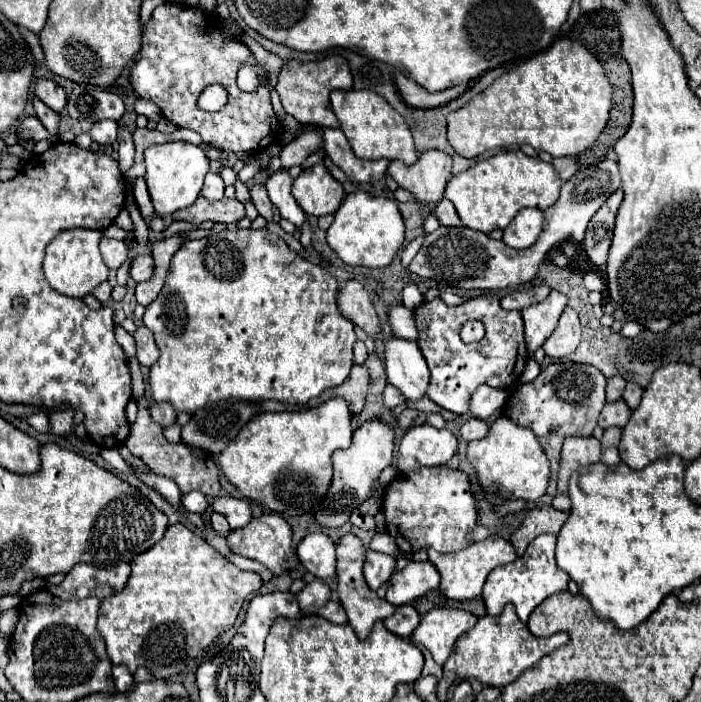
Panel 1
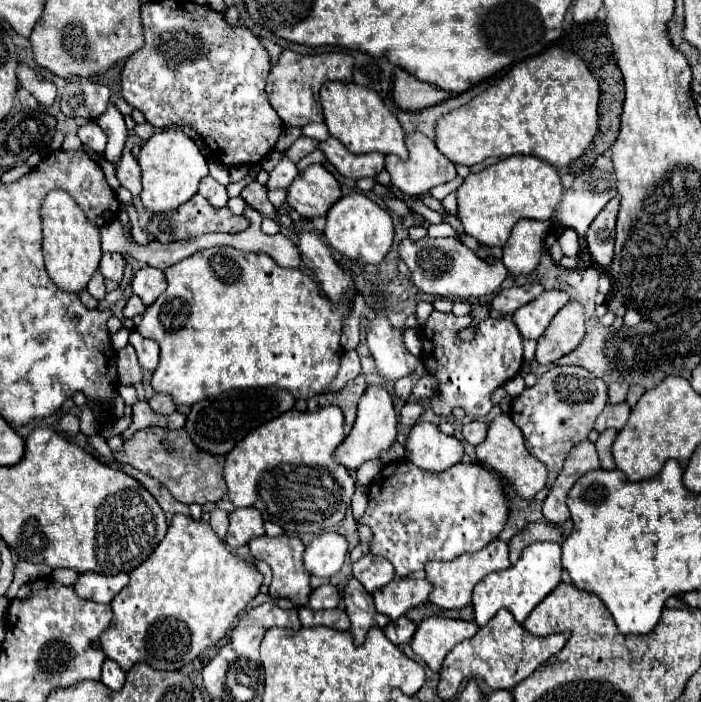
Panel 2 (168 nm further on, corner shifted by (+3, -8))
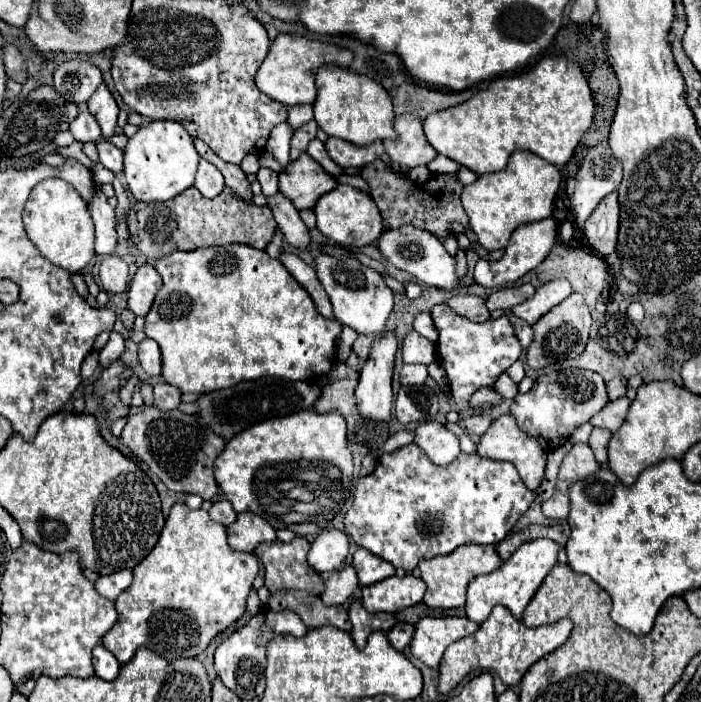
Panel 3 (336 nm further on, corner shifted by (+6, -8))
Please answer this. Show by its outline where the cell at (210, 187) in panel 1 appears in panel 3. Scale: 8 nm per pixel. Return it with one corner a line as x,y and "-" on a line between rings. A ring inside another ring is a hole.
201,158
199,162
199,170
197,170
197,178
195,178
195,188
205,194
205,198
215,198
223,192
225,188
225,180
223,180
223,174
213,166
209,164
207,160

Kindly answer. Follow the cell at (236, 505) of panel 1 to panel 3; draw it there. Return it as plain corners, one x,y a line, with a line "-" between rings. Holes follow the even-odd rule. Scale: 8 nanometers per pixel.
239,514
235,524
227,528
227,542
239,552
253,552
259,542
271,540
275,540
275,530
257,514

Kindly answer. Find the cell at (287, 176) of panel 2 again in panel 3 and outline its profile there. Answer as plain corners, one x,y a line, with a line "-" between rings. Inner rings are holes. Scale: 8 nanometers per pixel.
283,122
283,124
275,126
275,130
271,130
271,138
265,146
265,152
271,154
283,168
291,162
291,156
289,156
291,134
293,134
293,130
287,126
287,122

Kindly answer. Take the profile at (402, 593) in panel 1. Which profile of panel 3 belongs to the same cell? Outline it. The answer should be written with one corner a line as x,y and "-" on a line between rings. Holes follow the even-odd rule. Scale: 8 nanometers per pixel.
405,574
403,578
391,576
383,582
365,586
361,592
363,606
369,612
399,612
423,600
427,586
423,586
421,578
413,574

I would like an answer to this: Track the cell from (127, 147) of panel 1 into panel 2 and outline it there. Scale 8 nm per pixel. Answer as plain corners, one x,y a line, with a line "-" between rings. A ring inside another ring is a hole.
110,104
98,118
96,118
96,124
106,132
108,136
108,144
106,144
106,150
104,150
104,158
112,164
118,162
120,154
122,154
122,148
124,148
124,142
126,142
126,136
128,136
128,130
126,130
126,124
124,124
124,116
118,112
118,108
114,104

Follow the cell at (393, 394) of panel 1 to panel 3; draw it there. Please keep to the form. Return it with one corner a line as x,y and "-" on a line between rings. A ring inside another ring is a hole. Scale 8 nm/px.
405,364
401,370
401,384
403,386
417,386
427,380
427,366
425,364

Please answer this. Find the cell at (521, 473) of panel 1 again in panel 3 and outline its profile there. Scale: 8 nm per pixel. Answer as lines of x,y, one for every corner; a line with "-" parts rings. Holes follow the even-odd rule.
511,414
499,416
499,418
489,426
489,430
481,436
481,440
479,440
479,444
477,444
477,454
483,456
483,458
489,458
489,460
507,460
507,462
511,462
511,464
517,468
517,472
519,472
523,484
525,484
529,490
537,490
539,484
541,484
541,480
543,480
545,460
547,460
545,450
539,446
539,442
527,438
527,434
523,434
523,432
517,428
517,422
515,422
515,418
513,418

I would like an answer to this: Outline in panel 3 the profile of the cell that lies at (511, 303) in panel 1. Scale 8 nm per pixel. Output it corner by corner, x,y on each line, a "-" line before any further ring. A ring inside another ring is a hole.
521,284
517,288
503,288
503,290
493,292
487,298
487,308
489,310
497,310
497,308
509,310
509,308
529,300
533,294
535,294
535,286
533,284

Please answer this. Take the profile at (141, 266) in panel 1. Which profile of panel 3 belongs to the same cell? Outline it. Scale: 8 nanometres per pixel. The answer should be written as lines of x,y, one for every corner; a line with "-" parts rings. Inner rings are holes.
151,264
139,266
129,286
129,308
135,316
145,316
161,288
161,276

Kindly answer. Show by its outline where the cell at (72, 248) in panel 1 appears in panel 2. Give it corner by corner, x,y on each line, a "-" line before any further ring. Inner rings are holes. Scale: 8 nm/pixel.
50,190
42,206
42,248
44,262
52,282
66,292
80,292
86,288
94,270
98,268
102,250
100,250
100,232
84,216
82,208
66,194
66,190

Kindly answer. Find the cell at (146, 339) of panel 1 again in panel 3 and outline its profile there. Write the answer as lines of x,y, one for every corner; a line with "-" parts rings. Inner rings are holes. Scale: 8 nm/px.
149,338
139,342
139,364
149,376
161,374
161,352
159,346

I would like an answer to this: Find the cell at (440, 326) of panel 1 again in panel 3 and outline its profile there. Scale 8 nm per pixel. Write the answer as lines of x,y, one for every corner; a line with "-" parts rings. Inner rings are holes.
447,304
433,306
431,316
433,316
433,326
439,334
437,362
441,362
441,366
447,372
449,388
457,410
467,410
471,396
483,386
493,386
495,380
521,356
521,344
515,336
515,328
509,316
477,324
467,318
461,318

